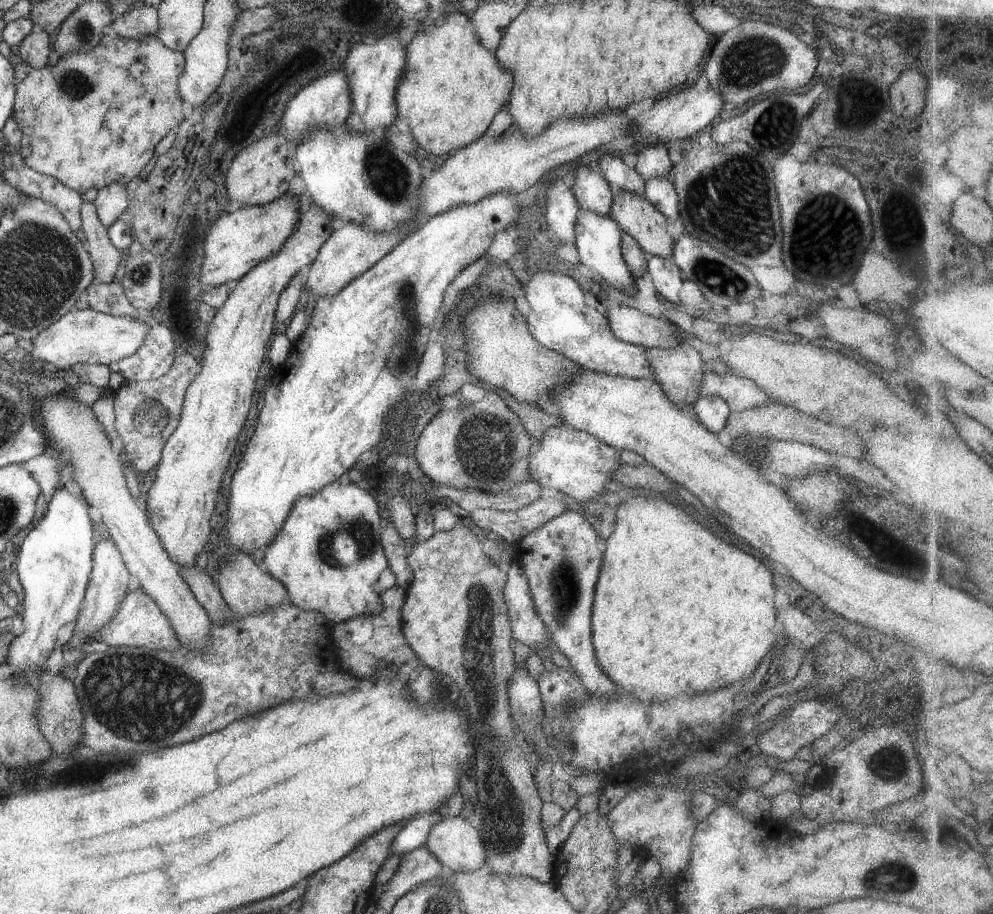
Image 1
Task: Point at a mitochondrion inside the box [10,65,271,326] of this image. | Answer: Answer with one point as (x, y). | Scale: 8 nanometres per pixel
(74, 85)

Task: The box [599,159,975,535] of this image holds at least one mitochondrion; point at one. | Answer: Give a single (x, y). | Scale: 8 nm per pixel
(826, 220)

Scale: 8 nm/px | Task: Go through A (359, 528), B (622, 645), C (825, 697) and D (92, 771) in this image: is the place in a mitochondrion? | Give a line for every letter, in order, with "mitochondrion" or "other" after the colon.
A: mitochondrion
B: other
C: other
D: mitochondrion

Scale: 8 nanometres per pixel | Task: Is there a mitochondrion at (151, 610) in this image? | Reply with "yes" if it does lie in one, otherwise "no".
no

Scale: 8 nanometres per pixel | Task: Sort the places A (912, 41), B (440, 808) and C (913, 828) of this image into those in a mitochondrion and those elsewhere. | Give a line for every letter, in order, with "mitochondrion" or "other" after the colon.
A: other
B: other
C: other

